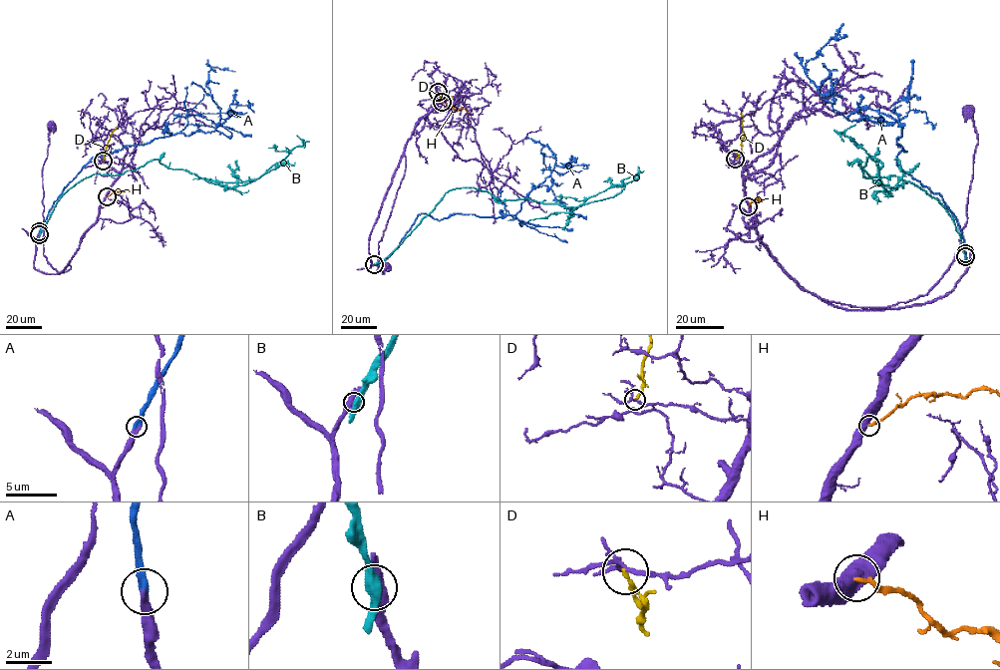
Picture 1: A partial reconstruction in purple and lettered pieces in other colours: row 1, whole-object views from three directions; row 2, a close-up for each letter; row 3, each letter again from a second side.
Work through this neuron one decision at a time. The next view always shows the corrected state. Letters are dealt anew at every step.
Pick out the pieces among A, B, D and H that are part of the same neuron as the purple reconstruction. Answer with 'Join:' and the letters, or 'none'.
Join: A

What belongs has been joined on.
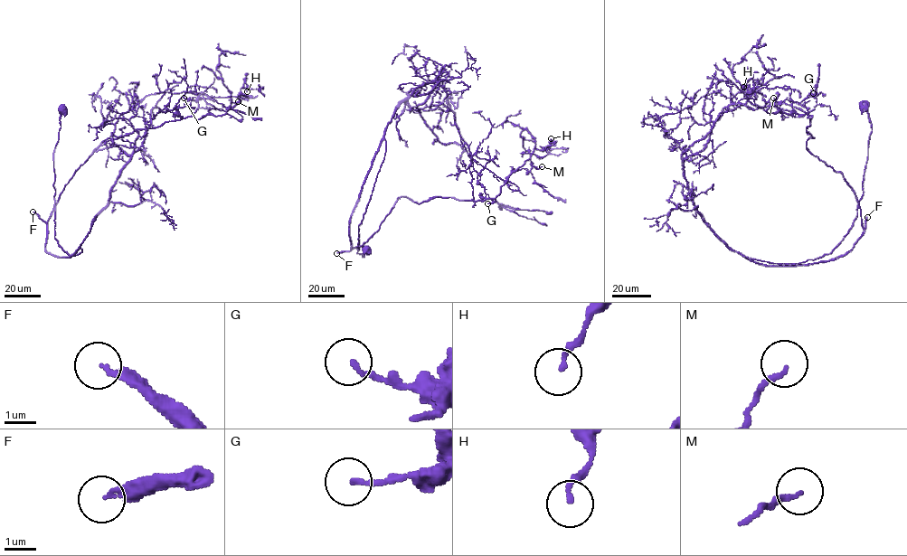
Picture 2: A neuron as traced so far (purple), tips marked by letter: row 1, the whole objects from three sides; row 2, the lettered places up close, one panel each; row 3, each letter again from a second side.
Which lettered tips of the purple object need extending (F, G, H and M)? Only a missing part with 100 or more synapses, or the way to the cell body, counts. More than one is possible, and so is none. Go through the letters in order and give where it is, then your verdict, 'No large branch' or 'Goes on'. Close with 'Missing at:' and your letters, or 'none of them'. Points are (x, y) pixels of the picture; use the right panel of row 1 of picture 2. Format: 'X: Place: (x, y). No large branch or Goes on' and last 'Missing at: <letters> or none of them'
F: Place: (867, 217). Goes on
G: Place: (813, 93). No large branch
H: Place: (743, 87). No large branch
M: Place: (773, 98). No large branch
Missing at: F

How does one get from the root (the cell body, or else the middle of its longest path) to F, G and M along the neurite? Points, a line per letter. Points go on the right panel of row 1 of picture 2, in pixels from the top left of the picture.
F: (863, 105), (872, 132), (848, 232), (797, 264), (743, 256), (770, 266), (835, 259), (867, 217)
G: (863, 105), (853, 226), (813, 259), (743, 256), (760, 265), (864, 231), (806, 146), (813, 93)
M: (863, 105), (853, 226), (813, 259), (743, 256), (764, 266), (864, 231), (808, 114), (773, 98)

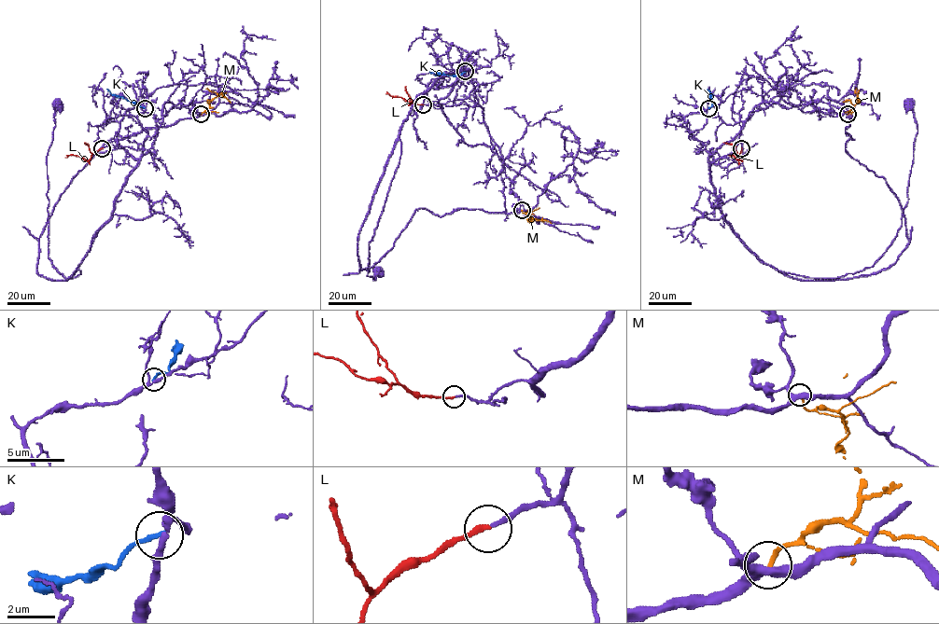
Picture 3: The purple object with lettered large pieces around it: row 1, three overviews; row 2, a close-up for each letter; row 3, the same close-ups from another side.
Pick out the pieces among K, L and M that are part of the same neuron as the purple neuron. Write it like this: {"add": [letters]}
{"add": ["L"]}

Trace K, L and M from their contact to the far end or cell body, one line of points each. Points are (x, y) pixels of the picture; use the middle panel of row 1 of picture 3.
K: (465, 72), (448, 76), (427, 70)
L: (423, 104), (392, 96), (386, 91)
M: (522, 210), (529, 214), (530, 220), (551, 223)

